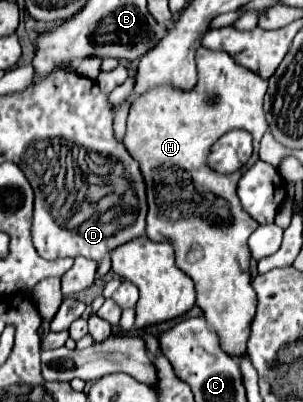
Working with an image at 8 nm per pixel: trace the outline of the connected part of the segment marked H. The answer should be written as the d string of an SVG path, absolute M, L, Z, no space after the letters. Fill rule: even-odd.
M199 48L195 60L199 72L197 90L181 94L179 90L163 86L161 90L151 90L137 98L129 110L123 144L139 162L145 180L149 204L147 236L153 242L173 244L177 266L195 282L197 306L203 310L213 330L217 330L223 350L237 356L245 354L249 316L253 318L253 310L257 308L257 296L251 288L251 252L247 240L259 228L257 220L253 220L239 202L237 182L245 170L259 160L259 140L267 132L263 112L267 80L235 64L223 50ZM235 128L251 132L255 146L253 156L241 172L211 172L213 176L209 176L209 172L205 172L209 148L225 132Z

